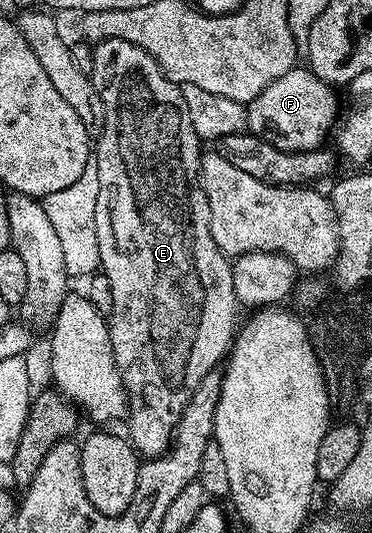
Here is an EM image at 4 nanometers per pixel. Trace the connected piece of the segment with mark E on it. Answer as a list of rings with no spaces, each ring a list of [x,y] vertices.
[[[101,40],[94,45],[93,48],[93,70],[89,74],[93,86],[97,90],[97,94],[101,94],[101,102],[105,106],[105,126],[103,133],[97,137],[97,143],[94,145],[93,153],[97,158],[98,187],[97,204],[96,204],[96,230],[97,230],[97,248],[100,250],[100,265],[102,275],[109,278],[109,286],[113,286],[113,310],[109,313],[109,327],[111,330],[111,341],[113,342],[113,354],[117,362],[117,370],[121,374],[121,382],[127,391],[127,415],[125,417],[125,425],[127,424],[126,435],[132,444],[135,445],[135,451],[143,458],[154,458],[162,456],[171,446],[172,440],[175,438],[175,428],[179,425],[183,411],[187,409],[187,403],[193,398],[193,392],[197,390],[197,386],[201,386],[201,378],[205,378],[205,374],[216,371],[224,363],[225,357],[230,353],[233,347],[233,341],[237,336],[237,320],[235,324],[235,308],[237,309],[237,301],[235,299],[235,291],[233,290],[233,270],[231,269],[232,261],[217,246],[215,235],[211,232],[211,219],[209,218],[209,202],[205,198],[205,190],[203,189],[203,181],[201,179],[201,141],[193,130],[193,122],[189,118],[189,106],[183,97],[182,87],[174,84],[165,73],[160,70],[159,63],[154,60],[145,50],[141,50],[137,46],[133,46],[133,42],[125,42],[124,40]]]

